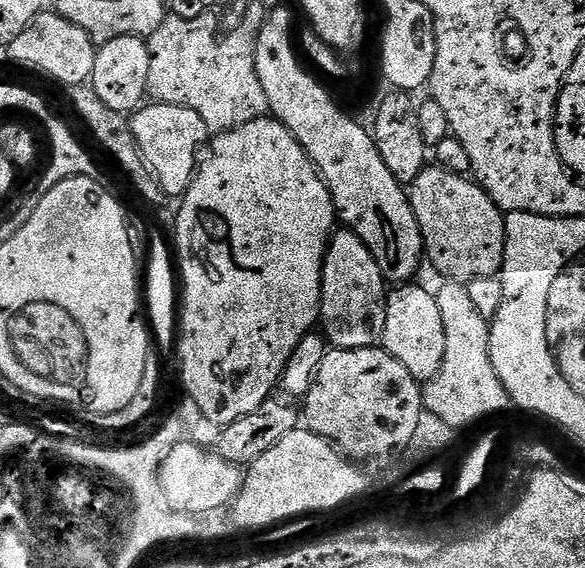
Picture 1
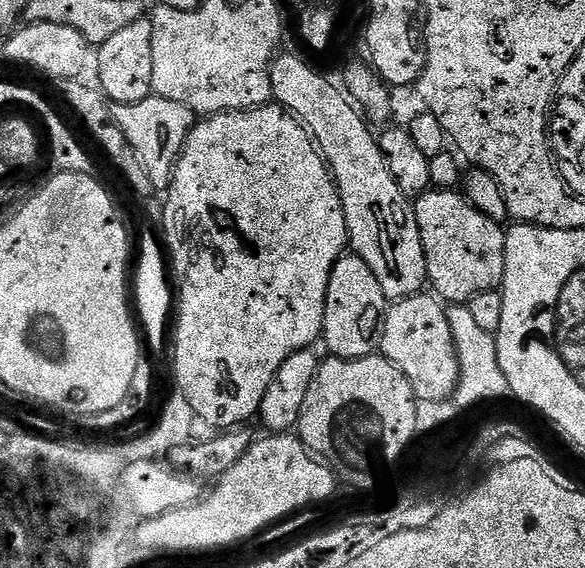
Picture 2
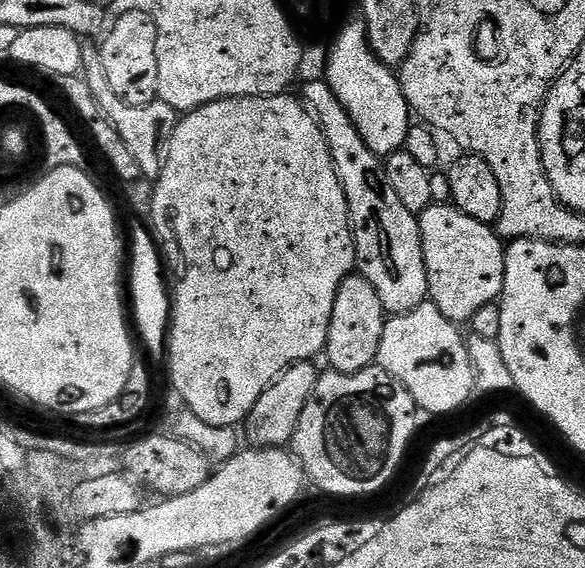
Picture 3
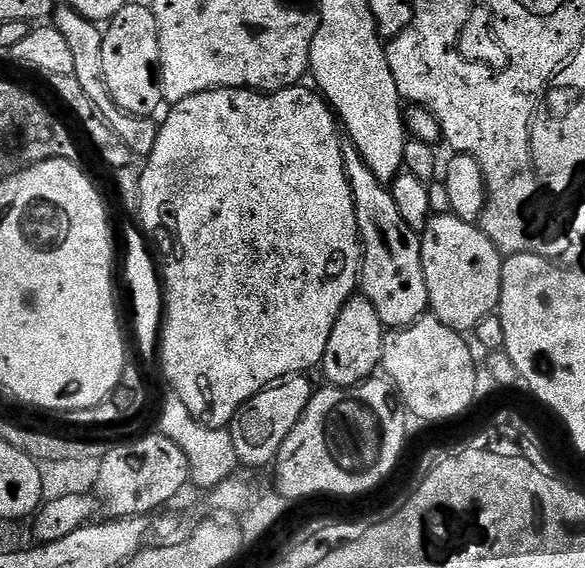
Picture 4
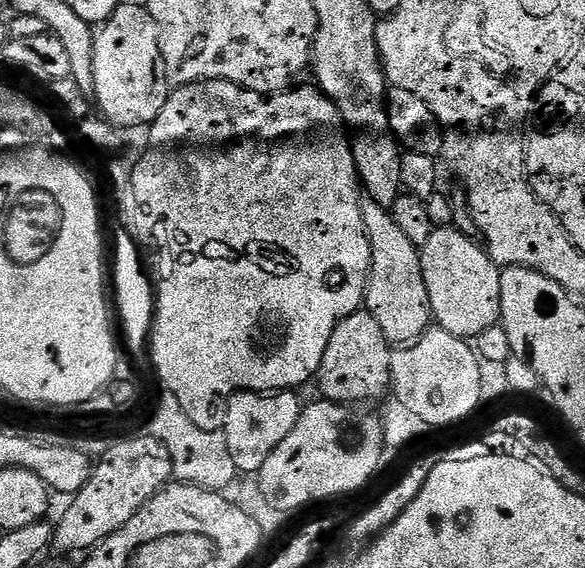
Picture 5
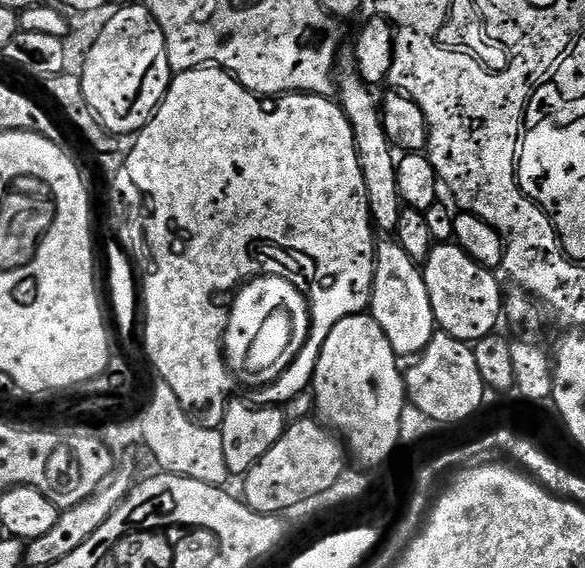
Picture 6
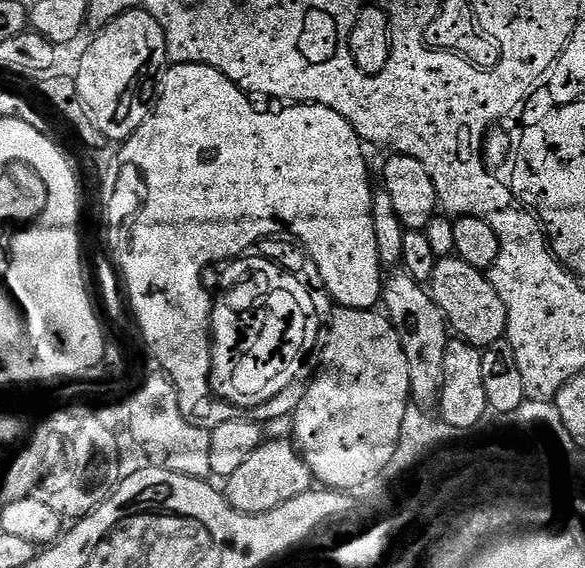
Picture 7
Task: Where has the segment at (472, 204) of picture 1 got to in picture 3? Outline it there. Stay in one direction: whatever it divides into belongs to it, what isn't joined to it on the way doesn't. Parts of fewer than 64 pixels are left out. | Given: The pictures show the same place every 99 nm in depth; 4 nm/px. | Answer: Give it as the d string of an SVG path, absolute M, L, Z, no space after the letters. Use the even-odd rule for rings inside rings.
M431 204L418 218L420 221L420 237L422 238L422 254L426 262L426 282L428 283L428 300L446 318L450 318L458 326L467 325L482 310L482 306L497 303L504 289L504 249L505 241L491 223L484 223L463 213L456 205Z

